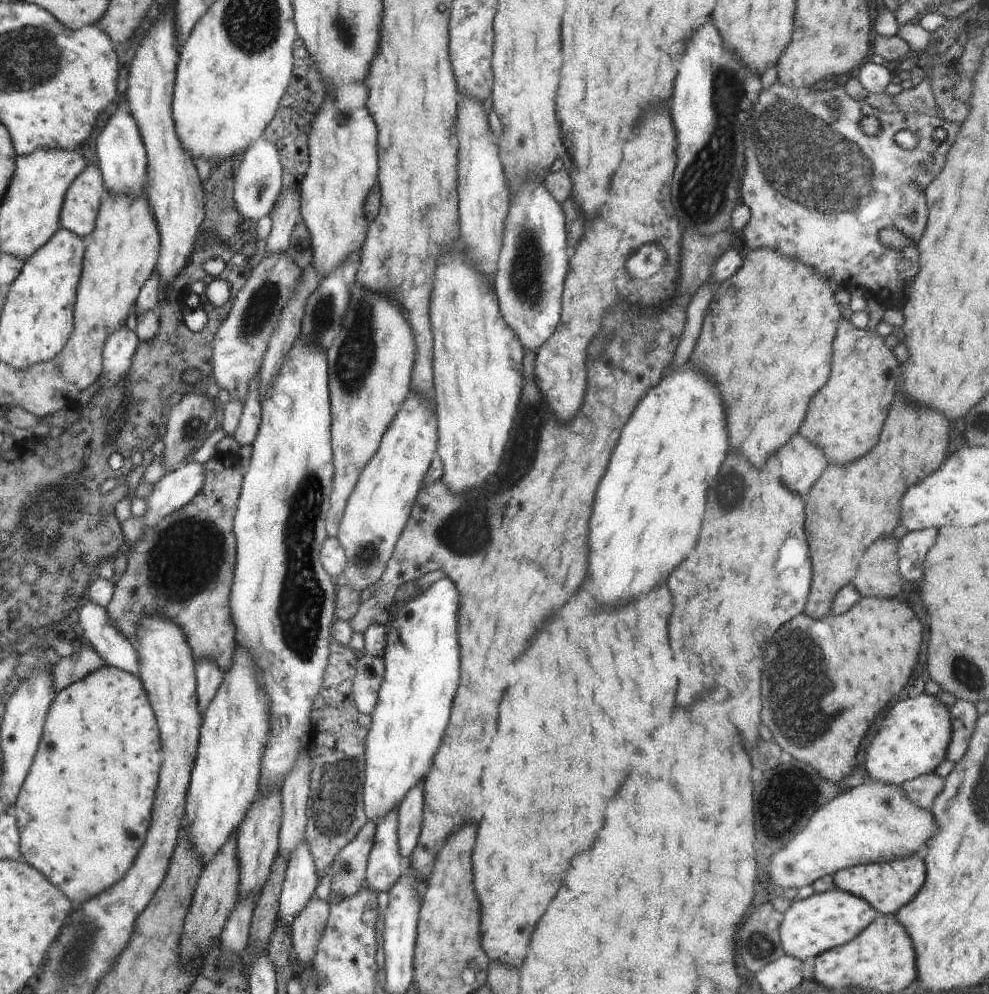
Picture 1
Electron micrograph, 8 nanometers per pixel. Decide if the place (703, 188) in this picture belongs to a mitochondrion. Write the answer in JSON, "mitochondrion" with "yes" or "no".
{"mitochondrion":"yes"}

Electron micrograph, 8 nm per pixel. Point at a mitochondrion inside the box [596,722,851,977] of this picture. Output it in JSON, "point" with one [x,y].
{"point":[758,946]}

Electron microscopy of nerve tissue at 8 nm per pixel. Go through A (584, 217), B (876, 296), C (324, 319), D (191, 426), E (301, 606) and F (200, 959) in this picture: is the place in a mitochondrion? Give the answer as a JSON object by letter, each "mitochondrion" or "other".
{"A":"other","B":"other","C":"mitochondrion","D":"mitochondrion","E":"mitochondrion","F":"other"}

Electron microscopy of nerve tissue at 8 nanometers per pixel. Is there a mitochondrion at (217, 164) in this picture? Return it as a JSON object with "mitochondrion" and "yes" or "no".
{"mitochondrion":"no"}

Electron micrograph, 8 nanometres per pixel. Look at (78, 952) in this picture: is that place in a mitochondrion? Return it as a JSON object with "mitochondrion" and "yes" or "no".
{"mitochondrion":"yes"}

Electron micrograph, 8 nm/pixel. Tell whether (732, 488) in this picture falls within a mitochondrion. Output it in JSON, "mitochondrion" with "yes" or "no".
{"mitochondrion":"yes"}

